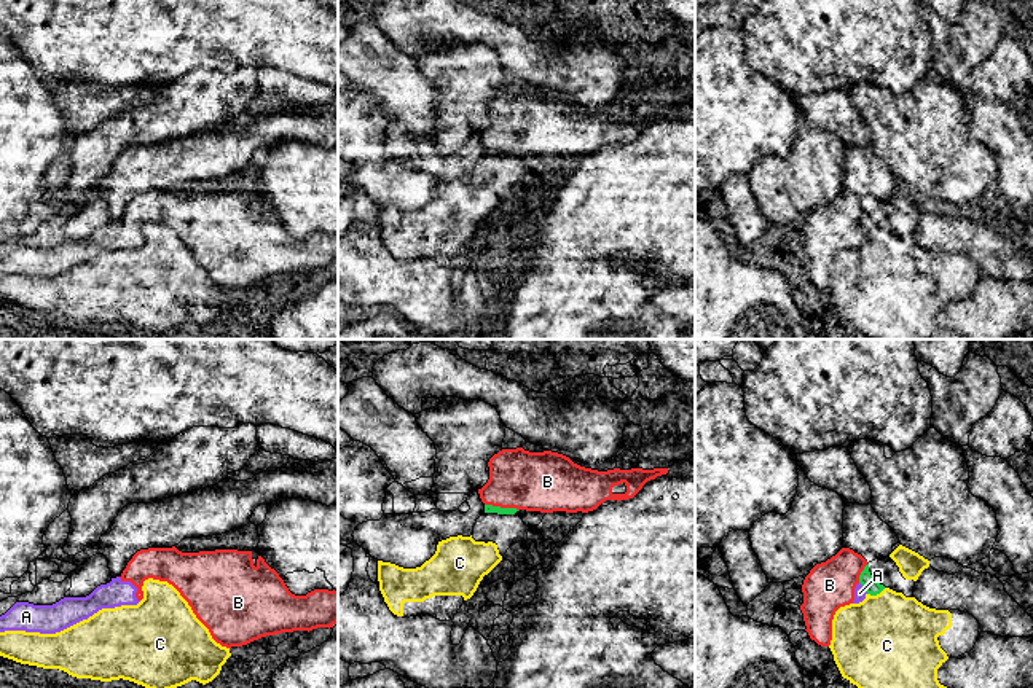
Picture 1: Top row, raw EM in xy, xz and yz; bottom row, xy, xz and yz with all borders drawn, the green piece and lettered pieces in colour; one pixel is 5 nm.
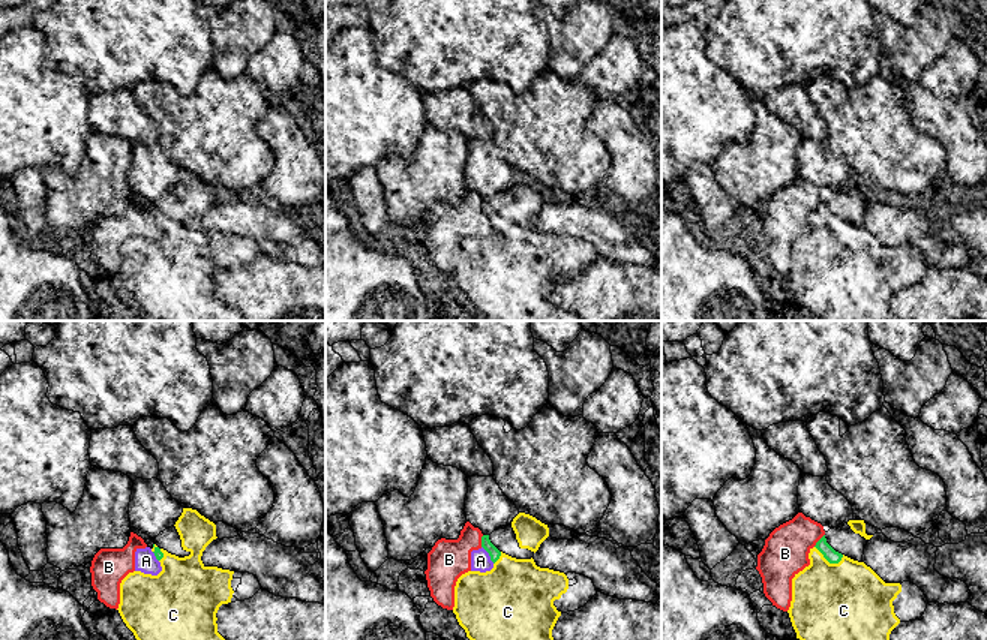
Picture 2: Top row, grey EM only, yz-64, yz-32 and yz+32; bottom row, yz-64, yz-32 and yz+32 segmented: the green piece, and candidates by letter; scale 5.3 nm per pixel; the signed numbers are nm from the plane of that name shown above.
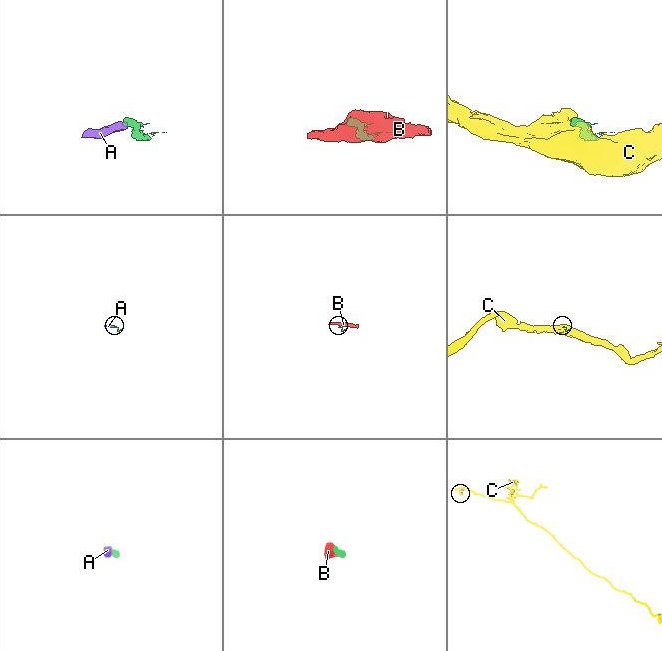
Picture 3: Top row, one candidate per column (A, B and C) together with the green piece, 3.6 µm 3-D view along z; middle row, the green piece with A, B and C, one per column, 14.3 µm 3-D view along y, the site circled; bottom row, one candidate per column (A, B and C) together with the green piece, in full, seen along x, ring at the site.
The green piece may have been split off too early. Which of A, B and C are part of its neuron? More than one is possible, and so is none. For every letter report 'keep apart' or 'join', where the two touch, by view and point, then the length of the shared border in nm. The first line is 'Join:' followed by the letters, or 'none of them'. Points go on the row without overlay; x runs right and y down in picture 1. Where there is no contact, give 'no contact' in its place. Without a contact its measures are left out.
Join: none of them
A: keep apart; meets green in yz at (863, 230); contact 80 nm long
B: keep apart; meets green in xz at (499, 150); contact 170 nm long
C: keep apart; meets green in yz at (875, 238); contact 100 nm long

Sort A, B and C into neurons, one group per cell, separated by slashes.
A B / C

